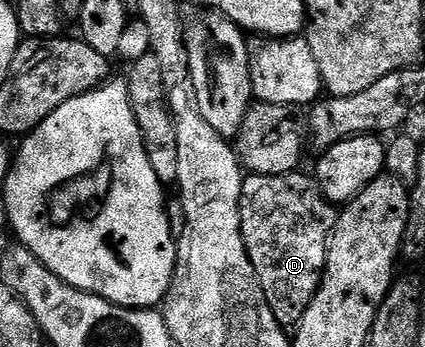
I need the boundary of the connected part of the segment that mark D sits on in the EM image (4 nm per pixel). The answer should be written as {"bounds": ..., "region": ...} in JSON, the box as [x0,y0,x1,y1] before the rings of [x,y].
{"bounds":[240,173,336,329],"region":[[[291,173],[289,175],[256,175],[247,174],[242,181],[242,192],[240,193],[240,225],[242,226],[242,236],[244,237],[244,245],[248,257],[252,261],[252,269],[256,269],[256,277],[260,281],[260,285],[264,289],[264,297],[268,297],[268,305],[272,309],[272,313],[276,317],[276,321],[281,327],[287,329],[297,328],[301,323],[304,313],[308,309],[308,305],[314,299],[314,294],[318,292],[318,288],[322,285],[322,276],[326,269],[326,254],[330,248],[330,235],[334,232],[336,222],[335,204],[329,203],[322,196],[322,191],[318,188],[317,182],[309,174]]]}

